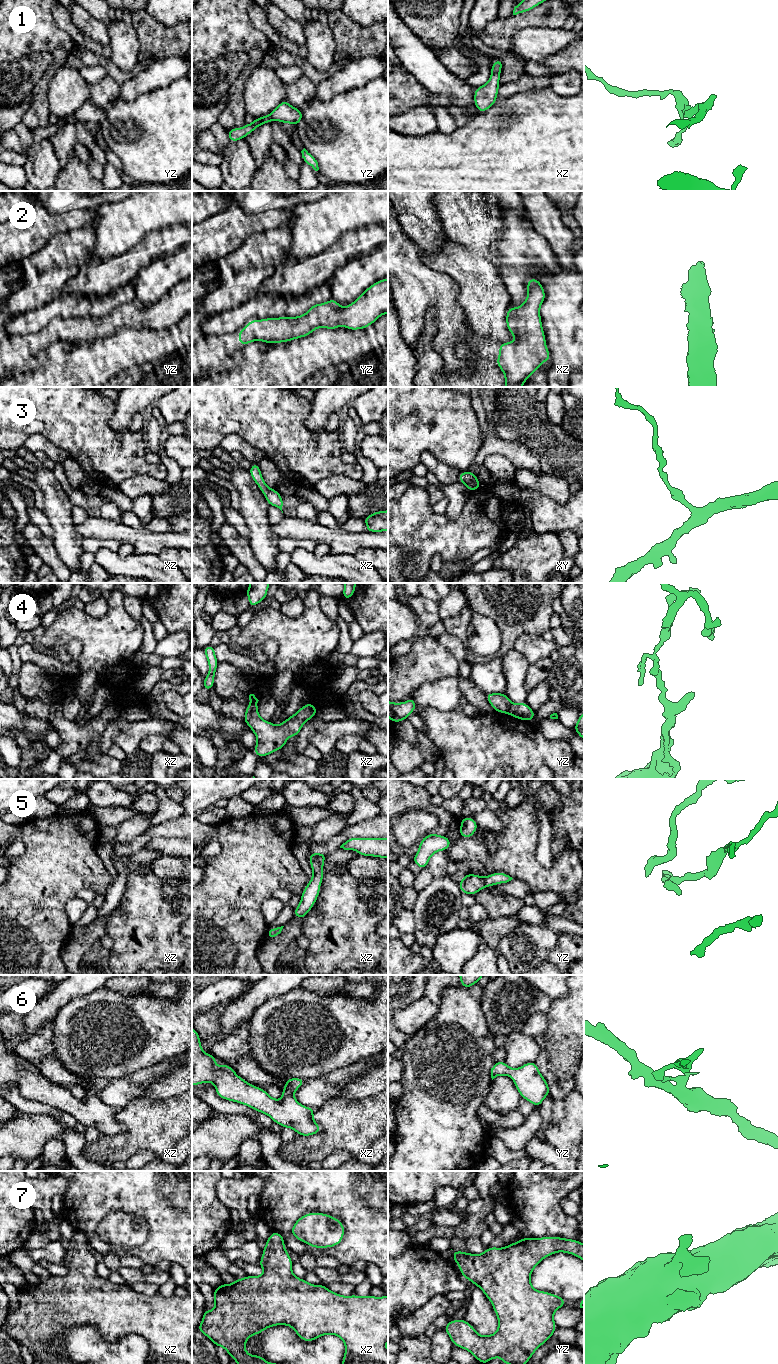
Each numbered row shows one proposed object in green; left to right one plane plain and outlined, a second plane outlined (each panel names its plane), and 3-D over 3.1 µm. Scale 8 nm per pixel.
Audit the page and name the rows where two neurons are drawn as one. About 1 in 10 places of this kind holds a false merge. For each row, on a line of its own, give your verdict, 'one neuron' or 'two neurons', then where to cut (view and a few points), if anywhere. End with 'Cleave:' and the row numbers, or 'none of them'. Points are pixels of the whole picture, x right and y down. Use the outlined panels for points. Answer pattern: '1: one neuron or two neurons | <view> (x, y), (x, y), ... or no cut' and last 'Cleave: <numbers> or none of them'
1: one neuron | no cut
2: one neuron | no cut
3: one neuron | no cut
4: two neurons | yz (512, 704), (508, 712)
5: one neuron | no cut
6: one neuron | no cut
7: one neuron | no cut
Cleave: 4

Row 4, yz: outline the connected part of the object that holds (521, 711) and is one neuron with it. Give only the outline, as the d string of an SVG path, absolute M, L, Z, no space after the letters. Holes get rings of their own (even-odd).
M522 702L512 704L509 714L519 720L531 722L534 719L536 712L533 711L526 702Z

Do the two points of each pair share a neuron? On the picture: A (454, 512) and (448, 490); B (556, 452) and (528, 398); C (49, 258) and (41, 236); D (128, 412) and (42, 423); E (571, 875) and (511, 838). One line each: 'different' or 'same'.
A: same
B: same
C: different
D: different
E: same

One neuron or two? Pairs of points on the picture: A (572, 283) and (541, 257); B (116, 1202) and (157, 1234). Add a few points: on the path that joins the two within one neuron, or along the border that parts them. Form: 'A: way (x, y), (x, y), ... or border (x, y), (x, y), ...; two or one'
A: border (540, 264), (552, 272); two
B: way (129, 1202), (135, 1202), (154, 1221); one

